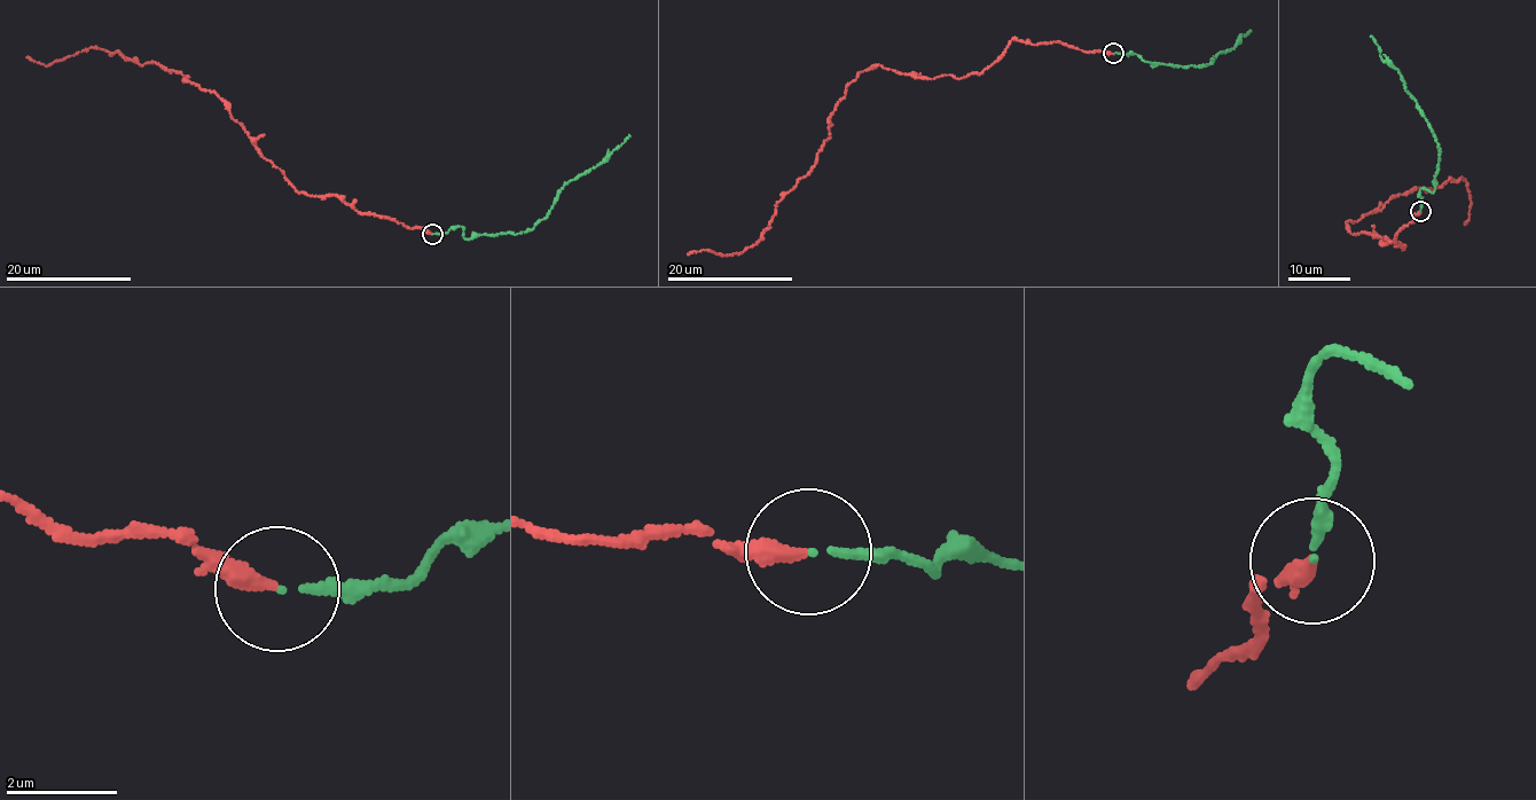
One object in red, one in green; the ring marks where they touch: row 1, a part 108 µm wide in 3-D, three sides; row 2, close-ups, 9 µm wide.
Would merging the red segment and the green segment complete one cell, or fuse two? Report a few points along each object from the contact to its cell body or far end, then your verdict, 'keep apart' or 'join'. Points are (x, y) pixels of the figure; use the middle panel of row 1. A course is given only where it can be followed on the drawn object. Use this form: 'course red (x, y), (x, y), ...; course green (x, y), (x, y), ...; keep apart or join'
course red (1114, 53), (1015, 39), (958, 78), (878, 65), (861, 72), (830, 115), (816, 164), (753, 244), (687, 255); course green (1114, 53), (1135, 54), (1153, 63), (1200, 67), (1235, 47), (1239, 36), (1250, 31); keep apart

